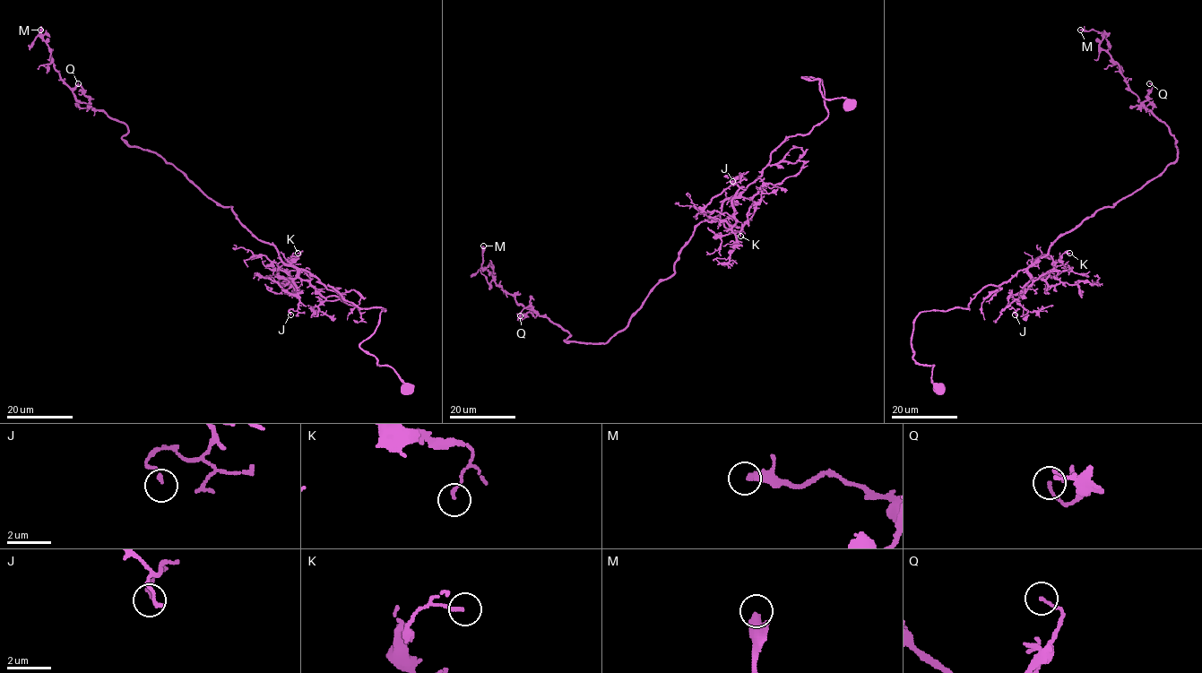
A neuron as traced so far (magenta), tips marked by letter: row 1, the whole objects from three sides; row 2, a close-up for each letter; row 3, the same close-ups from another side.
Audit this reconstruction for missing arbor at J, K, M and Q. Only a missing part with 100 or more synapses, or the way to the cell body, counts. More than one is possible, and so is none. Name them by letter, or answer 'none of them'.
none of them

